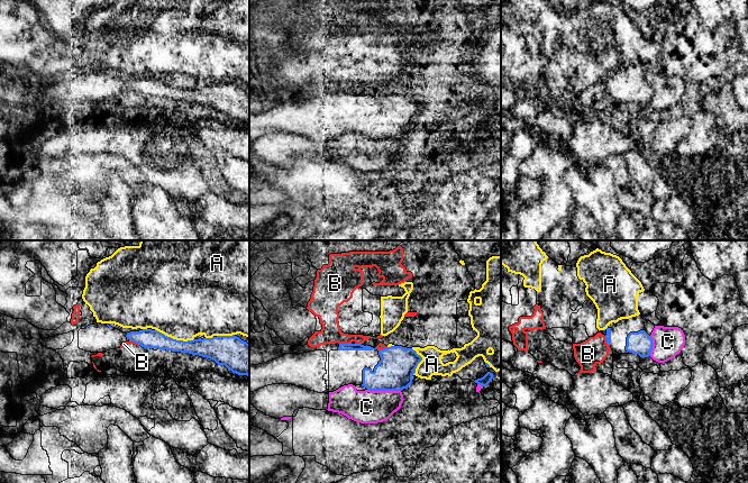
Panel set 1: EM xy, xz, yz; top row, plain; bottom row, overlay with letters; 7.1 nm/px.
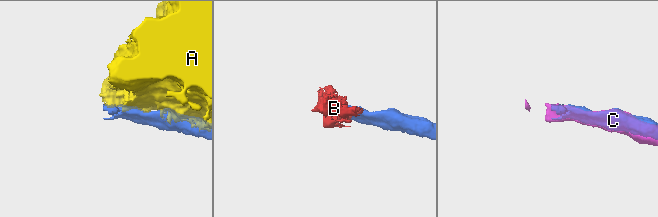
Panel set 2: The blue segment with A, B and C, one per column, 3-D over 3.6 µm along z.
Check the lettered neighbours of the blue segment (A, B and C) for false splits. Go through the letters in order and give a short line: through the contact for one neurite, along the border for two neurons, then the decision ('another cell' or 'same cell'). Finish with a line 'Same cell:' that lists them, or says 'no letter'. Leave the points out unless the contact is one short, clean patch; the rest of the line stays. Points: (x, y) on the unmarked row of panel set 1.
A: another cell
B: xz (350, 90), (339, 92) | another cell
C: another cell
Same cell: no letter

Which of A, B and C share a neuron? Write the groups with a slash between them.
A / B / C

